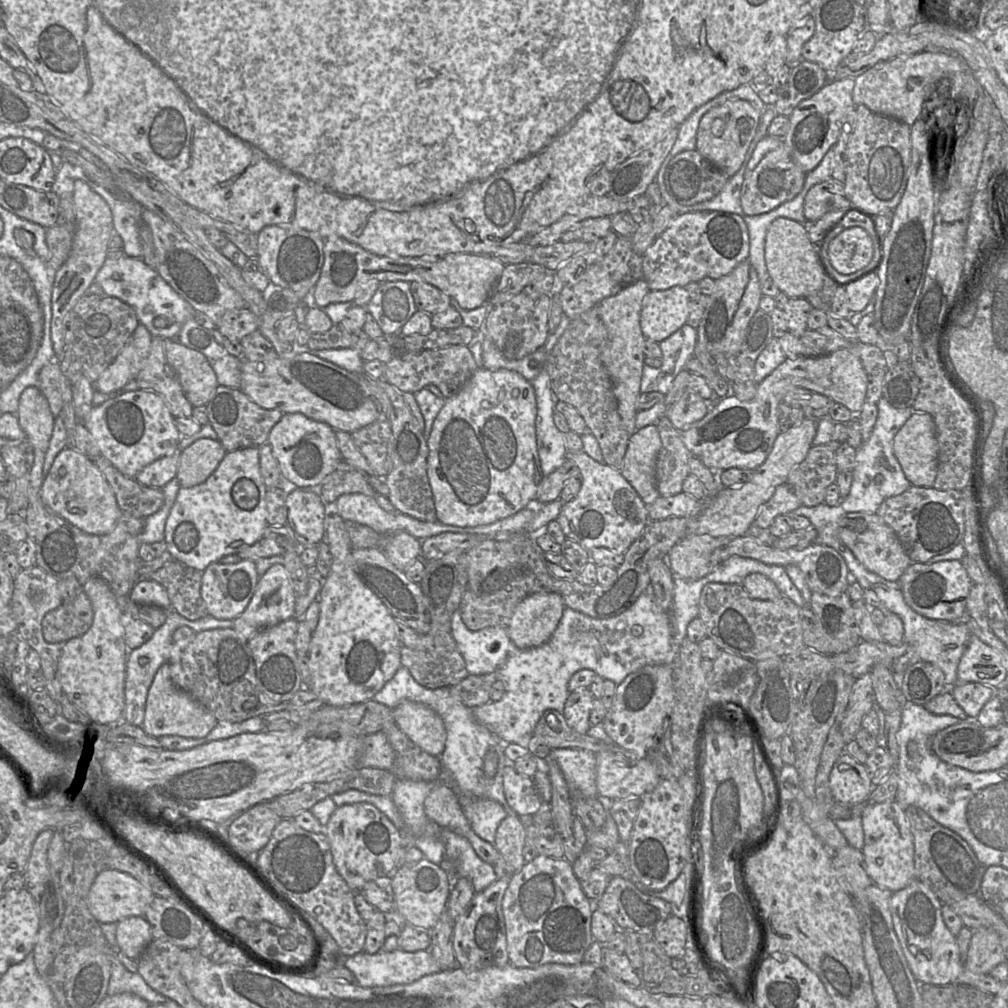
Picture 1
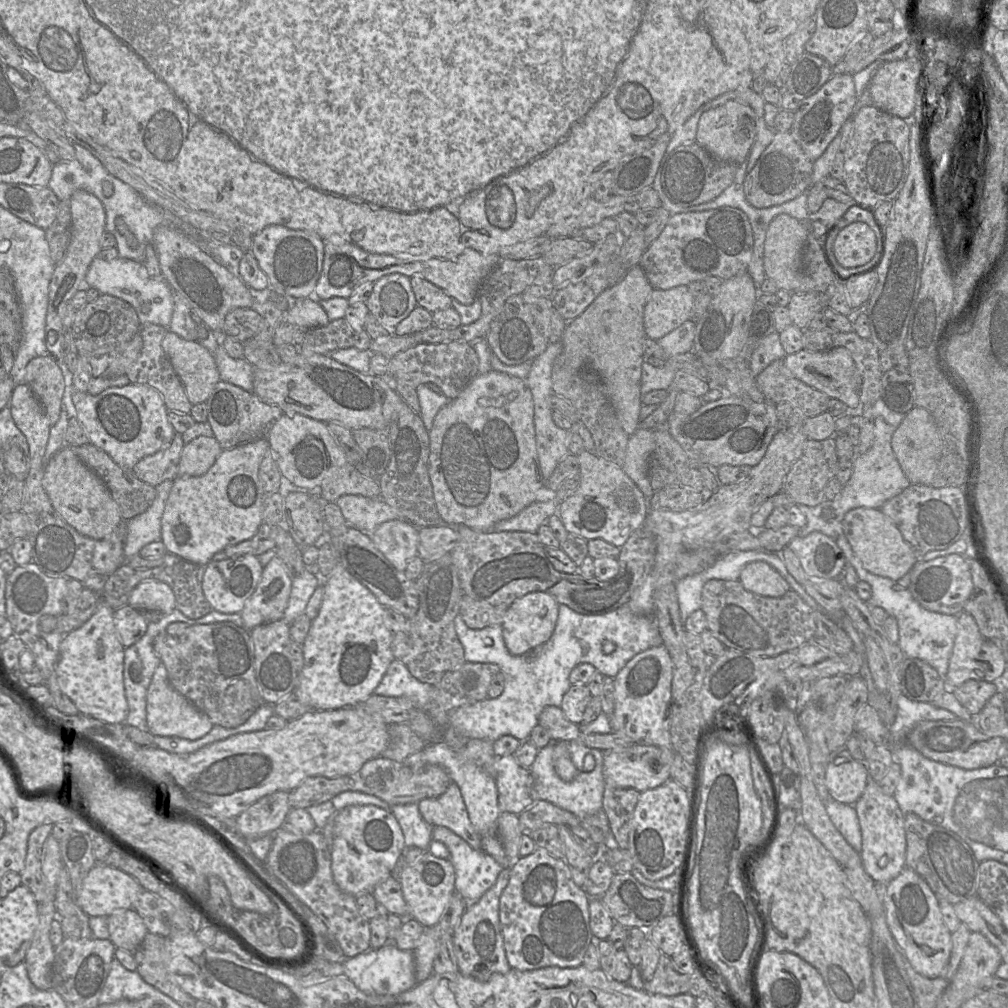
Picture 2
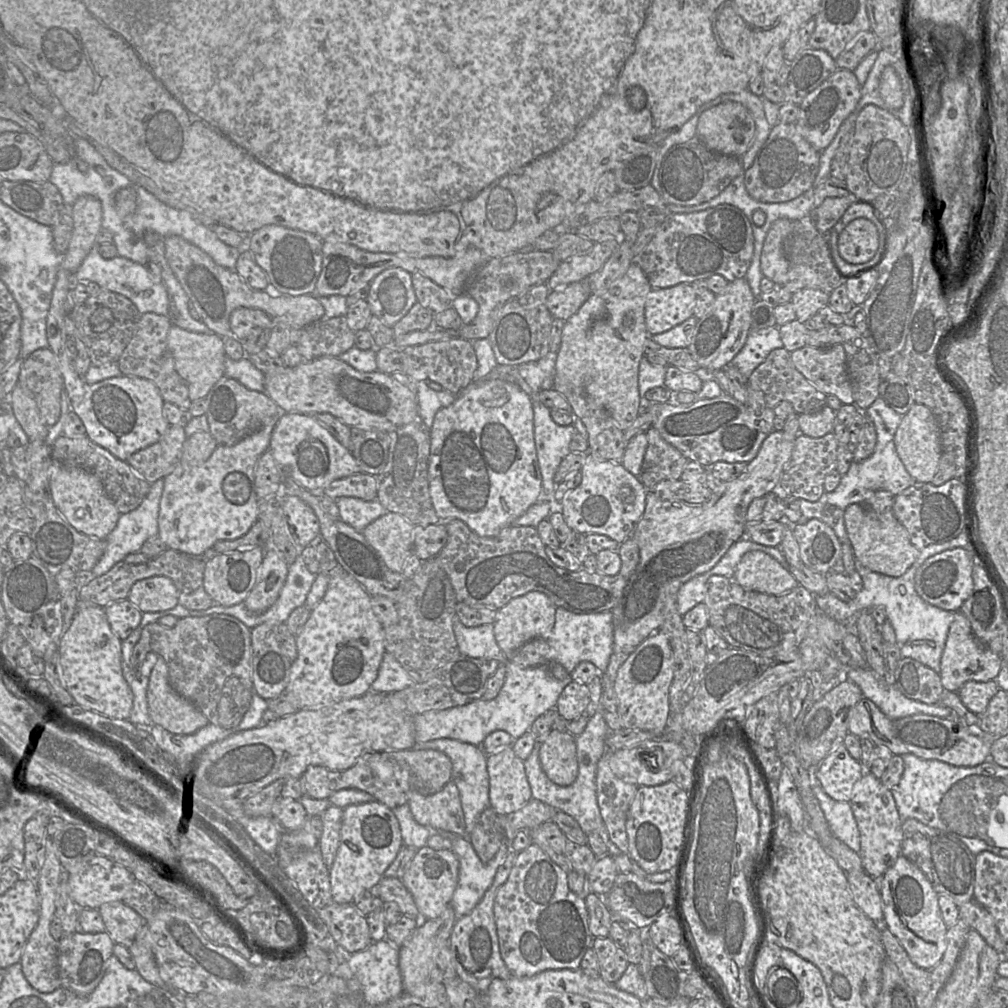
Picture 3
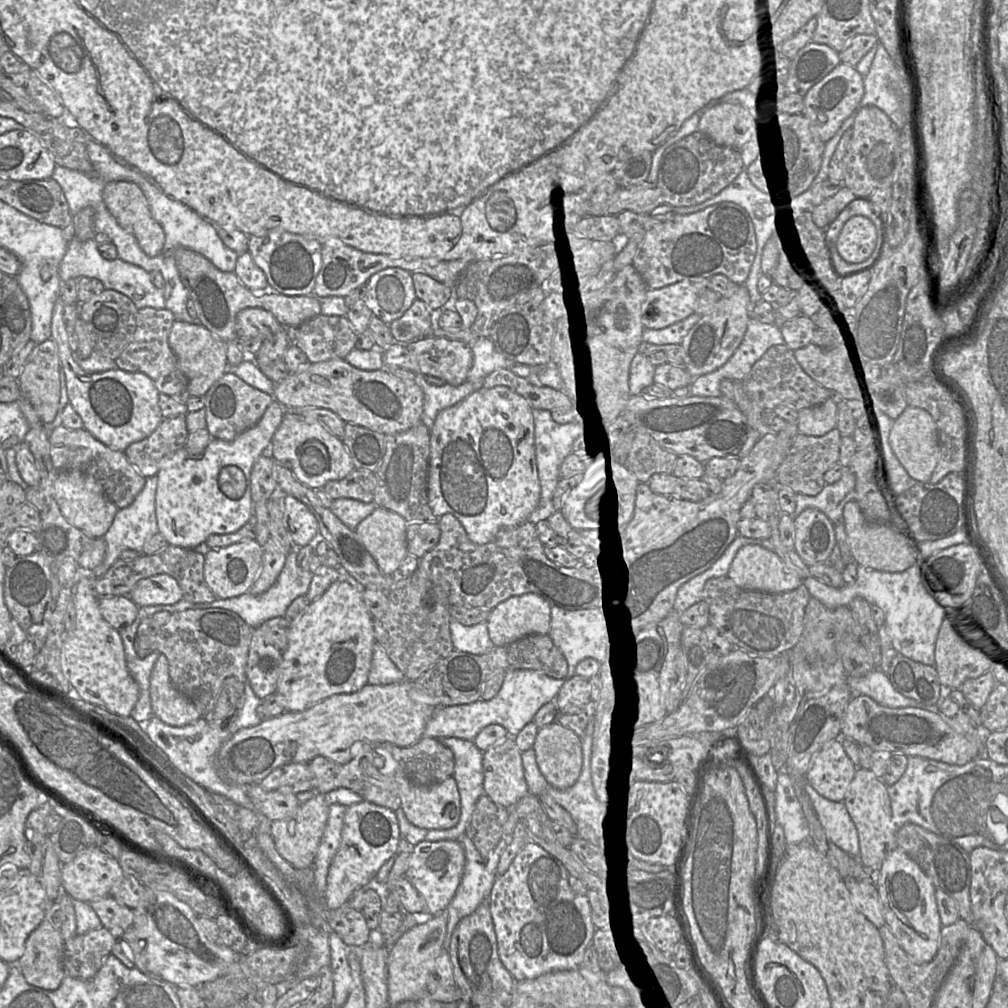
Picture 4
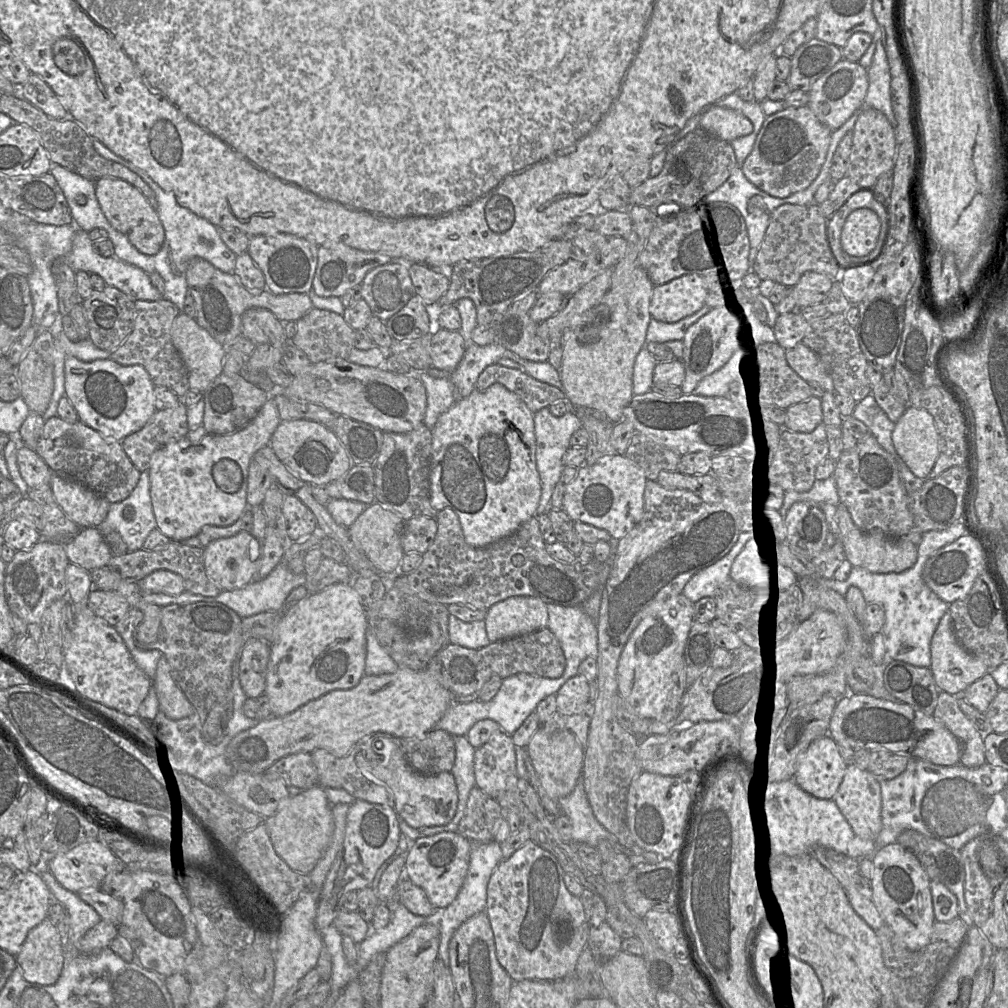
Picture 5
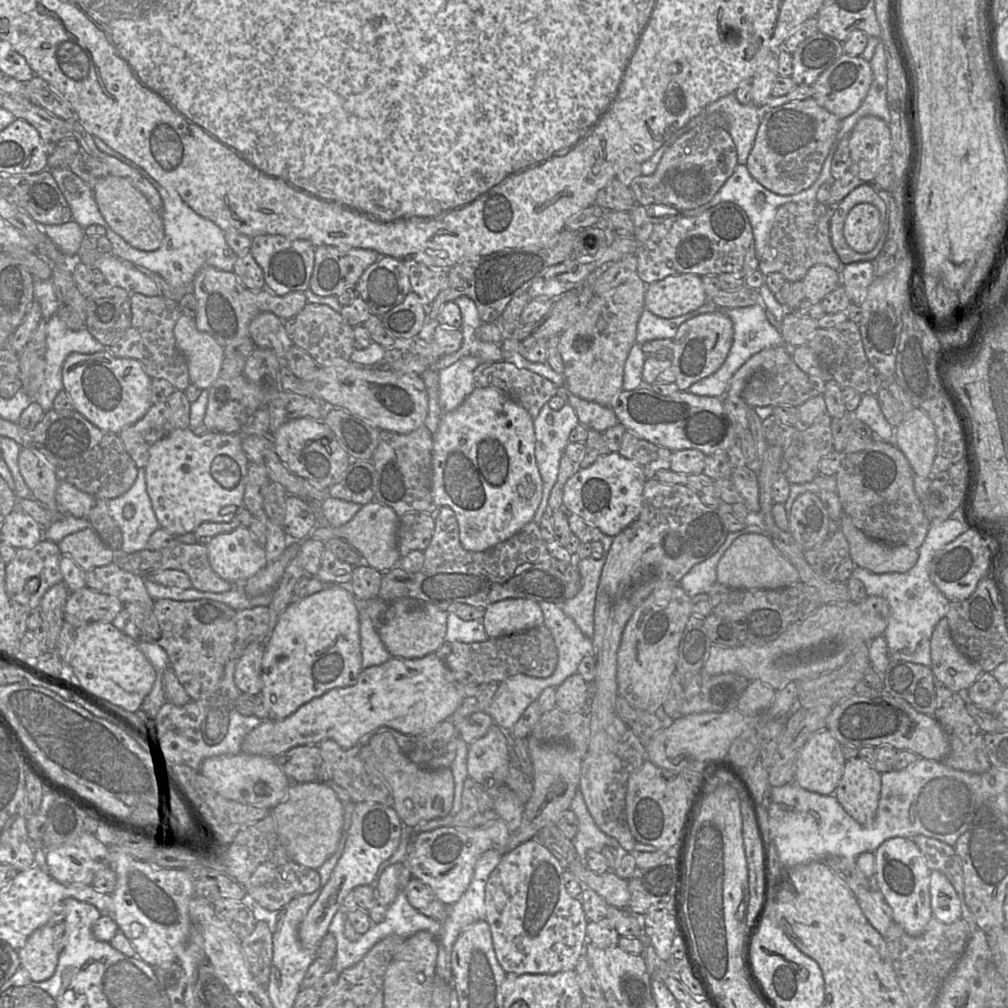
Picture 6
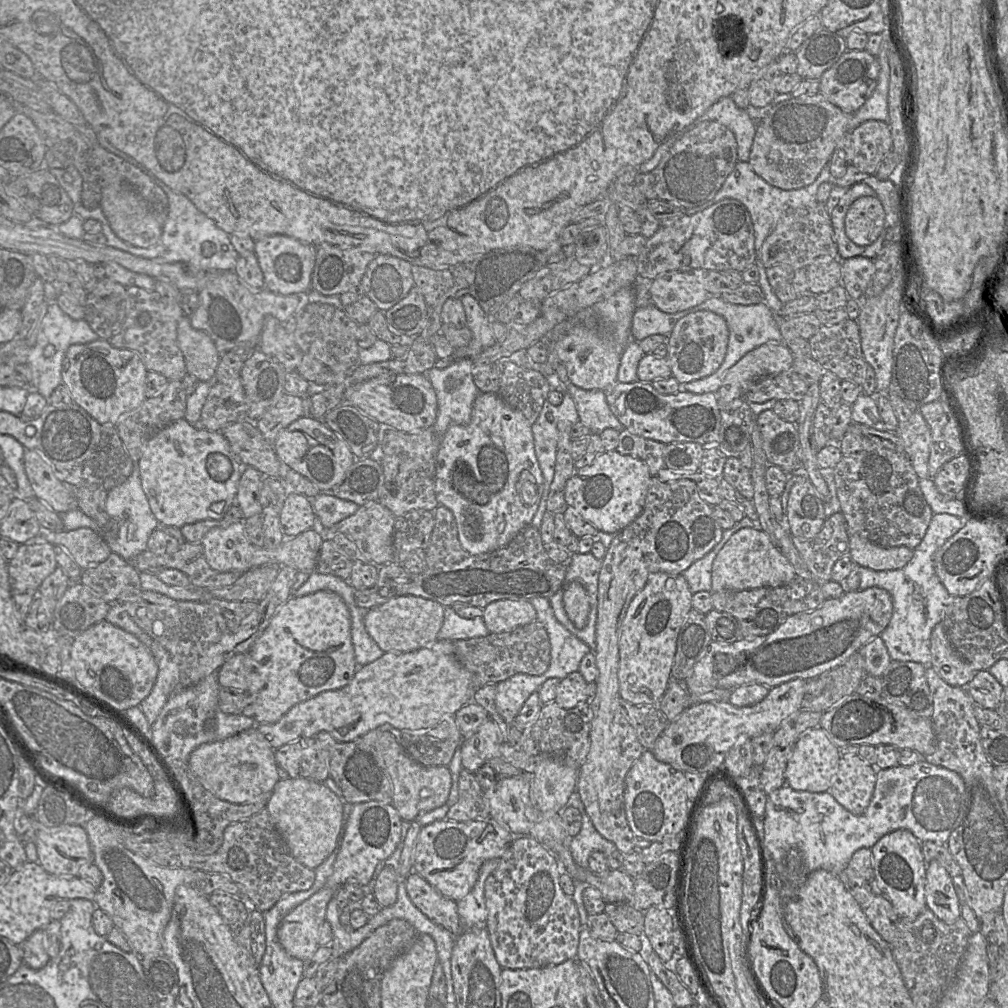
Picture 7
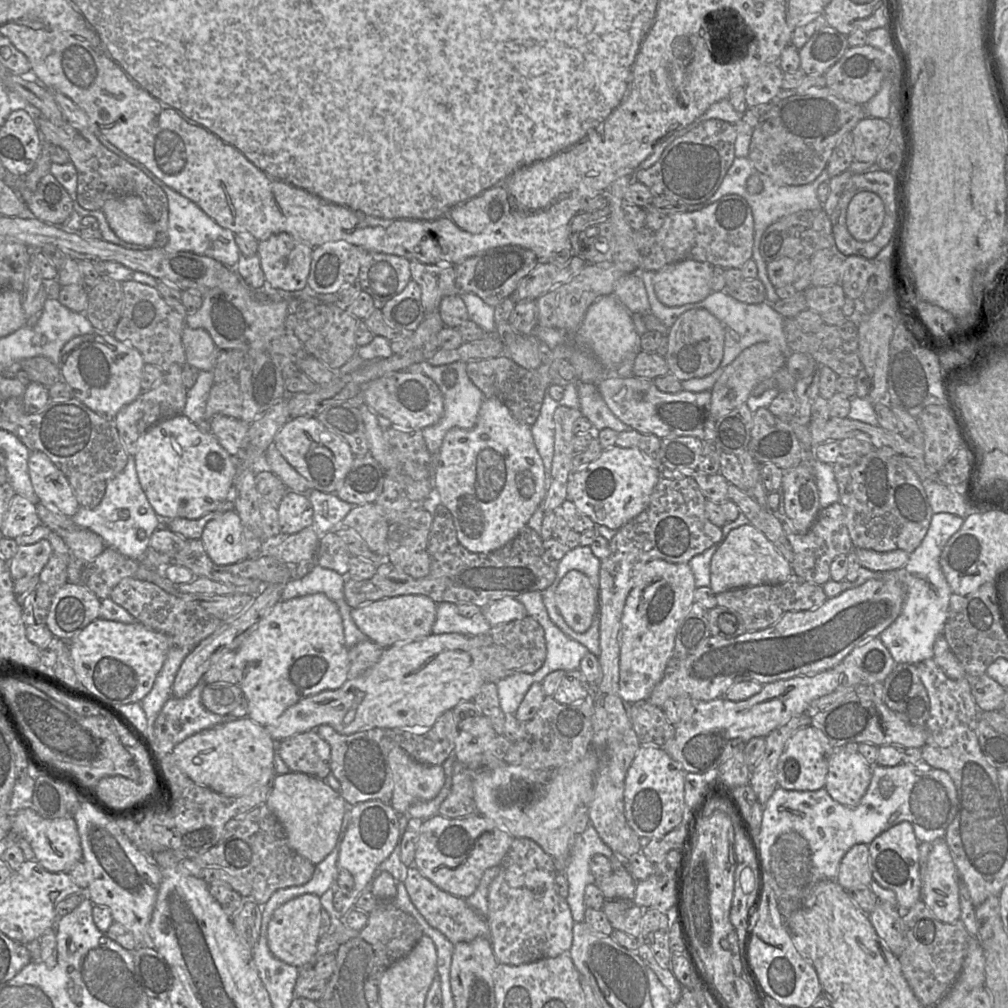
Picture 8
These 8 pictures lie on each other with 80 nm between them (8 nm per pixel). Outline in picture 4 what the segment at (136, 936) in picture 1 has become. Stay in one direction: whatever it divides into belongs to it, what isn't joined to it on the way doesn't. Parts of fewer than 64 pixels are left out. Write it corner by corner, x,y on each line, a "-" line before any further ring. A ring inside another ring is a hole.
111,896
91,901
89,905
99,917
102,926
116,939
121,939
123,933
133,924
133,910

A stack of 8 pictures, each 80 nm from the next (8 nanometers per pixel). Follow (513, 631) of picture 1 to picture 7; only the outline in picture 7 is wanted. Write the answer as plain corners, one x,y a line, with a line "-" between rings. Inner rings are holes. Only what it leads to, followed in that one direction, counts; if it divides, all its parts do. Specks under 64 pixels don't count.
497,600
483,609
483,620
490,633
512,631
536,621
537,613
527,600

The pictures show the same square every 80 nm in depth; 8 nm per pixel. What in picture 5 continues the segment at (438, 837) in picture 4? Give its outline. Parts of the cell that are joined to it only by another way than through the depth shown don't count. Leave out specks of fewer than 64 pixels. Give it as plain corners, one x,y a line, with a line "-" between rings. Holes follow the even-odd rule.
454,736
456,759
452,768
458,790
458,805
455,816
446,825
418,828
420,836
432,836
441,832
457,832
470,791
476,786
474,773
475,748
469,743
466,736

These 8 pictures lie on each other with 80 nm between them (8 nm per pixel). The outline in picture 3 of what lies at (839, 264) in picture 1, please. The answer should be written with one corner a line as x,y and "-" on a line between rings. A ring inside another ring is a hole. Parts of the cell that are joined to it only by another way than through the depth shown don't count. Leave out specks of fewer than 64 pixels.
866,218
852,220
838,235
838,253
851,265
862,265
870,261
875,256
878,246
877,228

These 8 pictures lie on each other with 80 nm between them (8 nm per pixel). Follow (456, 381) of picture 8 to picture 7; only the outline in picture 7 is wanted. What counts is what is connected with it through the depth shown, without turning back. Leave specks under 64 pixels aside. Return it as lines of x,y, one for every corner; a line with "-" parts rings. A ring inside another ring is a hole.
463,358
455,360
445,368
433,367
422,374
430,381
436,393
438,415
433,424
433,429
442,437
449,427
453,425
465,425
471,420
474,400
481,393
473,380
473,365
472,359

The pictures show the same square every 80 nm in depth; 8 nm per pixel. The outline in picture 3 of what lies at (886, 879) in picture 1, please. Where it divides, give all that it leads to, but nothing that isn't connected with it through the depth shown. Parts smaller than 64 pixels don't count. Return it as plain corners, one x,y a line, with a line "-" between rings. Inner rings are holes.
865,772
855,783
849,802
860,833
860,852
864,871
872,878
883,877
902,855
902,821
894,797
879,779

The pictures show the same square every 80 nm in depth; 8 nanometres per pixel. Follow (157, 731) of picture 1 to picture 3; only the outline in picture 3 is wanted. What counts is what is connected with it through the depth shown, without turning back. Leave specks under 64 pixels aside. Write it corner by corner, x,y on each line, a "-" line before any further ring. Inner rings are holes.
161,656
149,677
147,702
151,723
173,734
193,734
209,724
197,707
173,689

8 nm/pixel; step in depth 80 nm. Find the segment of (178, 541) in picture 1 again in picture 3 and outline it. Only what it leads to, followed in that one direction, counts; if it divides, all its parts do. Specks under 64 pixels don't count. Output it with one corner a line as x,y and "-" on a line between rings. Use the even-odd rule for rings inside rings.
279,416
272,418
256,433
245,437
232,446
218,445
211,457
201,466
180,462
164,480
159,507
159,538
166,547
201,557
221,540
235,540
245,535
258,520
259,501
255,489
255,467
260,456
270,447
272,431

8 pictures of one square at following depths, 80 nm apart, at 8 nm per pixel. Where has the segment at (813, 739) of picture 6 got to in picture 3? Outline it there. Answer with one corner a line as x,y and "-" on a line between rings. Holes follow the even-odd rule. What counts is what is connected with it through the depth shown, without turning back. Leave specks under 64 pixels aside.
840,744
814,769
814,780
832,799
839,802
850,802
853,787
865,772
866,769
861,762
850,755
844,744

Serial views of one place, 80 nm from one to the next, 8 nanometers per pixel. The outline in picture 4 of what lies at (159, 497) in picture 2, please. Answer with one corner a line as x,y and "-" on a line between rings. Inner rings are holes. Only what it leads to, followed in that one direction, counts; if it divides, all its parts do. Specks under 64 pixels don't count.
156,476
146,478
143,490
138,494
133,503
117,511
111,527
103,537
106,545
105,558
103,562
93,570
92,577
98,578
105,574
108,569
120,559
121,553
126,549
134,550
141,554
147,540
159,533
155,511
157,482

